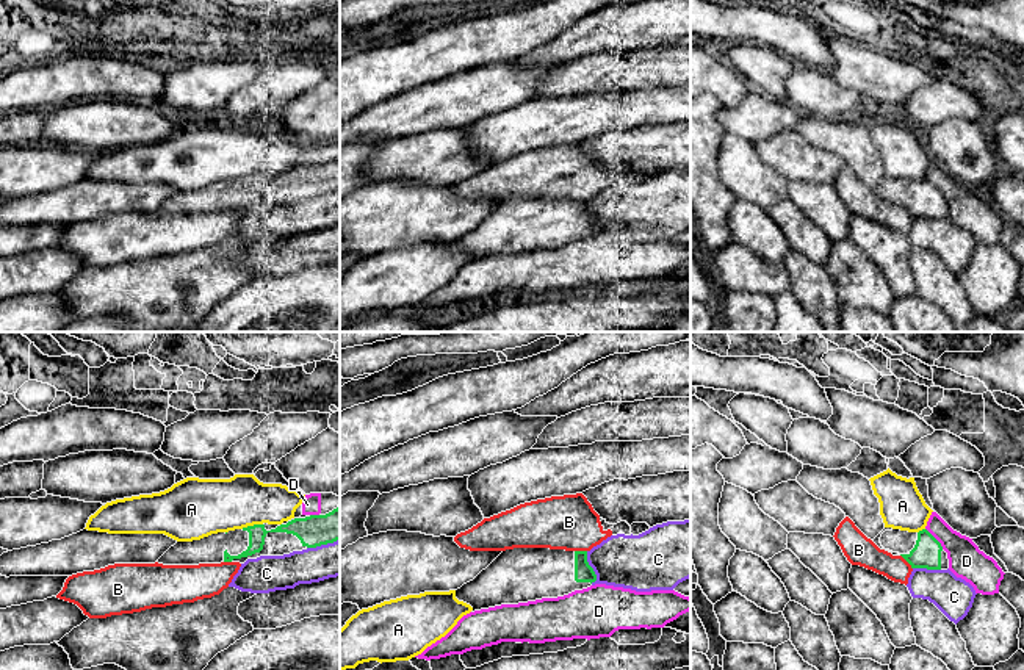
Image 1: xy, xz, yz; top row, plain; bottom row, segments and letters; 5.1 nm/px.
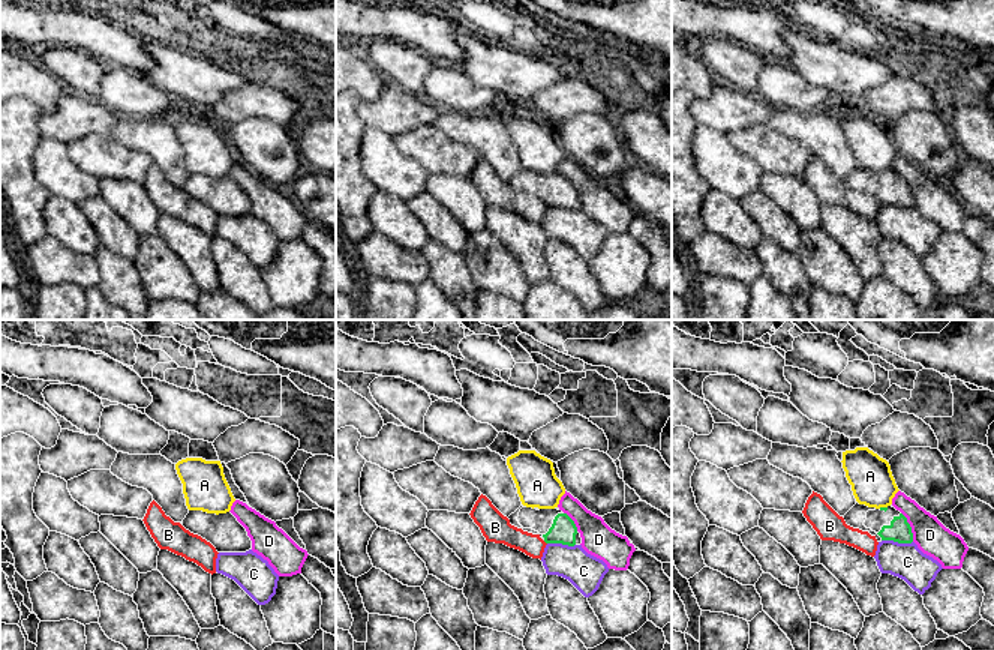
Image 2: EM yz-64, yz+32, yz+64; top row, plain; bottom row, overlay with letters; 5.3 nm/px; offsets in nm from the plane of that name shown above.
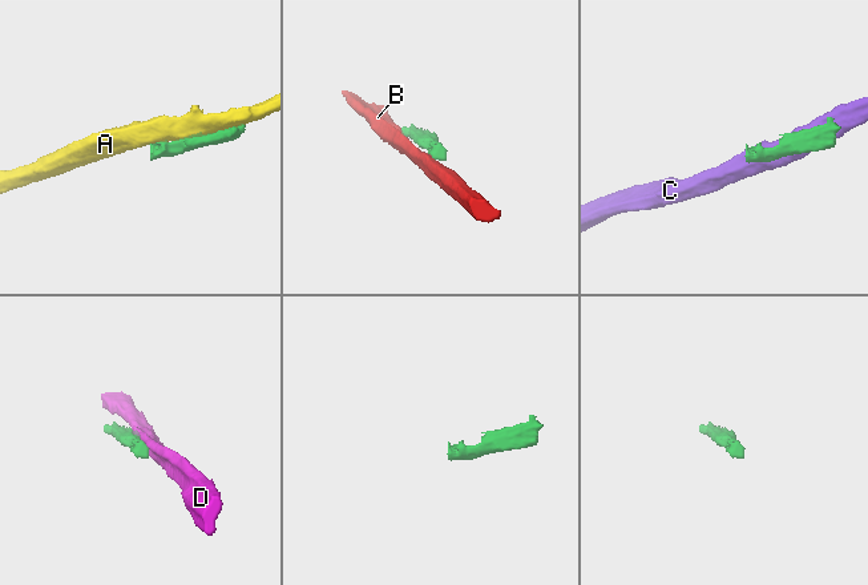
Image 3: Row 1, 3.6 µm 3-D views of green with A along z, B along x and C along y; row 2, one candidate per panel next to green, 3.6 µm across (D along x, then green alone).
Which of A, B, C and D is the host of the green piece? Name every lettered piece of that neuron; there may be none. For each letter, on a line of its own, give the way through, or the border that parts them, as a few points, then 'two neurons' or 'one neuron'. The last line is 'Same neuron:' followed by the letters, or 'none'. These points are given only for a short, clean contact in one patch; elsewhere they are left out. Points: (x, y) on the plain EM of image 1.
A: two neurons
B: two neurons
C: two neurons
D: two neurons
Same neuron: none

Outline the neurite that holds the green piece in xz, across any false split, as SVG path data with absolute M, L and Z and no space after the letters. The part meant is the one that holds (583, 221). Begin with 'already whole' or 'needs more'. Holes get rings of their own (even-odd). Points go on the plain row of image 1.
needs more | M514 197L503 200L473 230L456 240L456 247L473 257L471 261L501 254L518 254L542 247L557 247L590 236L597 230L587 211L587 200L550 197Z

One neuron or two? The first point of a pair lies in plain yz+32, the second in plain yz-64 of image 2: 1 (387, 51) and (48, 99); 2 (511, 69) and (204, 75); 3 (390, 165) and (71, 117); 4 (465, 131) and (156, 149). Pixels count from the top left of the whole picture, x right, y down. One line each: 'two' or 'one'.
1: two
2: one
3: two
4: one

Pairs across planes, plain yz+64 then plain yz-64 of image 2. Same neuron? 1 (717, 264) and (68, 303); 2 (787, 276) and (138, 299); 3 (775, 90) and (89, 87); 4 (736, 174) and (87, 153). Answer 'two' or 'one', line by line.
1: two
2: one
3: two
4: two

